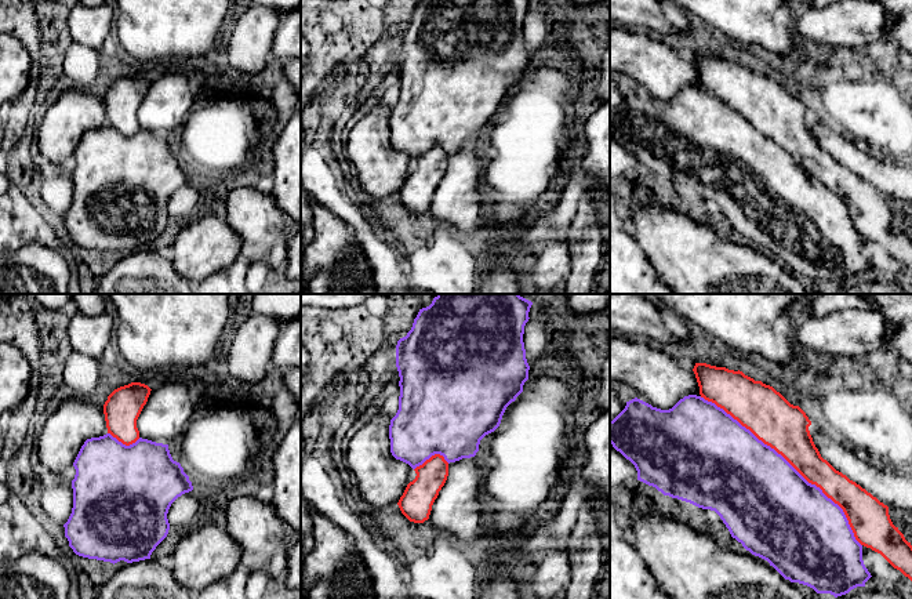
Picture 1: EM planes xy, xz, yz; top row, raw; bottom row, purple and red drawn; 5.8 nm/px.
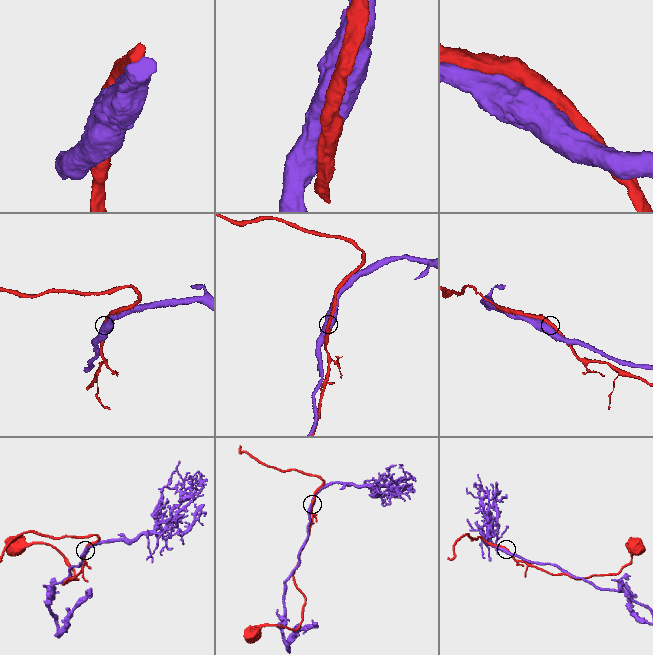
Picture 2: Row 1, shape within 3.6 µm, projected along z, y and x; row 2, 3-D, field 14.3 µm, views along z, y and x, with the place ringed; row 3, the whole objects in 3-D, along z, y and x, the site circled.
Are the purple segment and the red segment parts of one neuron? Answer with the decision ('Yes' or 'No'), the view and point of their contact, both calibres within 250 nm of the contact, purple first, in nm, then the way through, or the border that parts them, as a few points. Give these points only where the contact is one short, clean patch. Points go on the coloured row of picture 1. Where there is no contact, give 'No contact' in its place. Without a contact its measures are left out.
No. Touches purple at yz (788, 463). Thickness 500 nm (purple) against 280 nm

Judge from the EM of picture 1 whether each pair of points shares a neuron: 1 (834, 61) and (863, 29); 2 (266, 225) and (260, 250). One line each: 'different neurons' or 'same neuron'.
1: different neurons
2: same neuron

